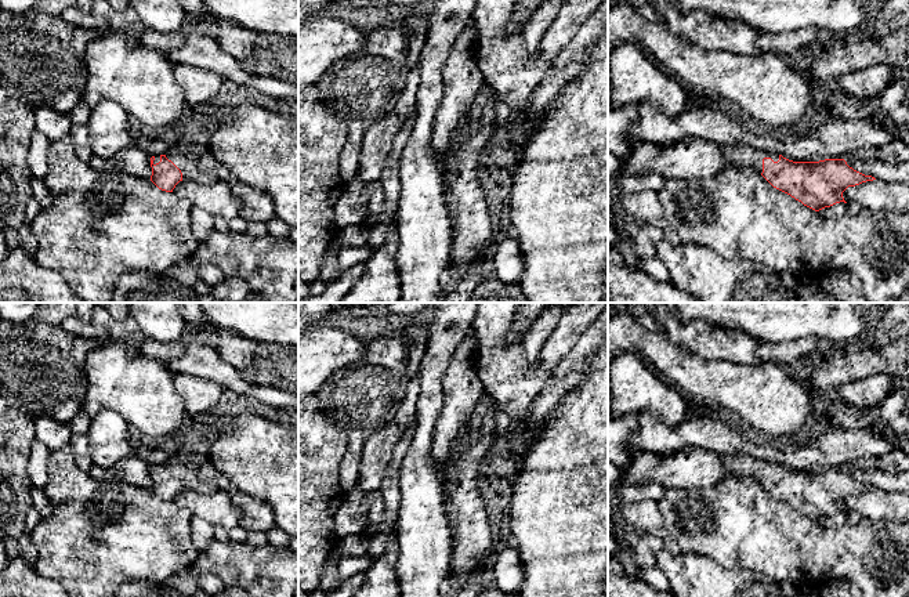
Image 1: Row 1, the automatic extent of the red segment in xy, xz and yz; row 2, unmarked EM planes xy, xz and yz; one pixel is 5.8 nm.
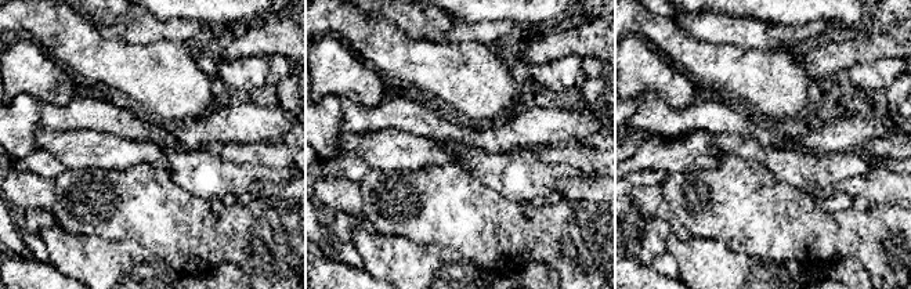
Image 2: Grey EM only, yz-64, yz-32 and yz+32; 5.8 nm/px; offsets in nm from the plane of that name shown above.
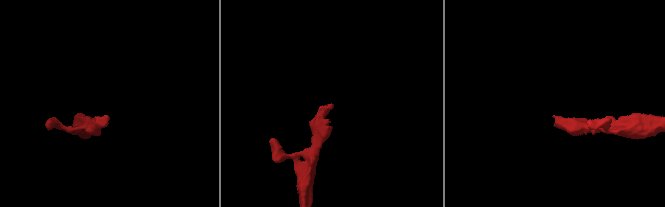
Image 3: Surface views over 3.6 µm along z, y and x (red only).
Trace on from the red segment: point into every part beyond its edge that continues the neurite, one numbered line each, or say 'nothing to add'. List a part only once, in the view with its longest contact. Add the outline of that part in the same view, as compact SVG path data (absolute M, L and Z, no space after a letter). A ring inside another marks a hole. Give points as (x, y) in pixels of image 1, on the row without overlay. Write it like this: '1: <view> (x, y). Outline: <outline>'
1: yz (742, 465). Outline: M720 455L720 459L729 467L729 470L736 475L745 475L763 482L763 468L771 467L774 471L779 470L778 463L767 463L761 460L754 460L749 456L739 455Z

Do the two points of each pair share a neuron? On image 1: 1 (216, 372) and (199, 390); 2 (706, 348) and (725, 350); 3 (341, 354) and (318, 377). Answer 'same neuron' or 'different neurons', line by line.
1: different neurons
2: same neuron
3: same neuron

